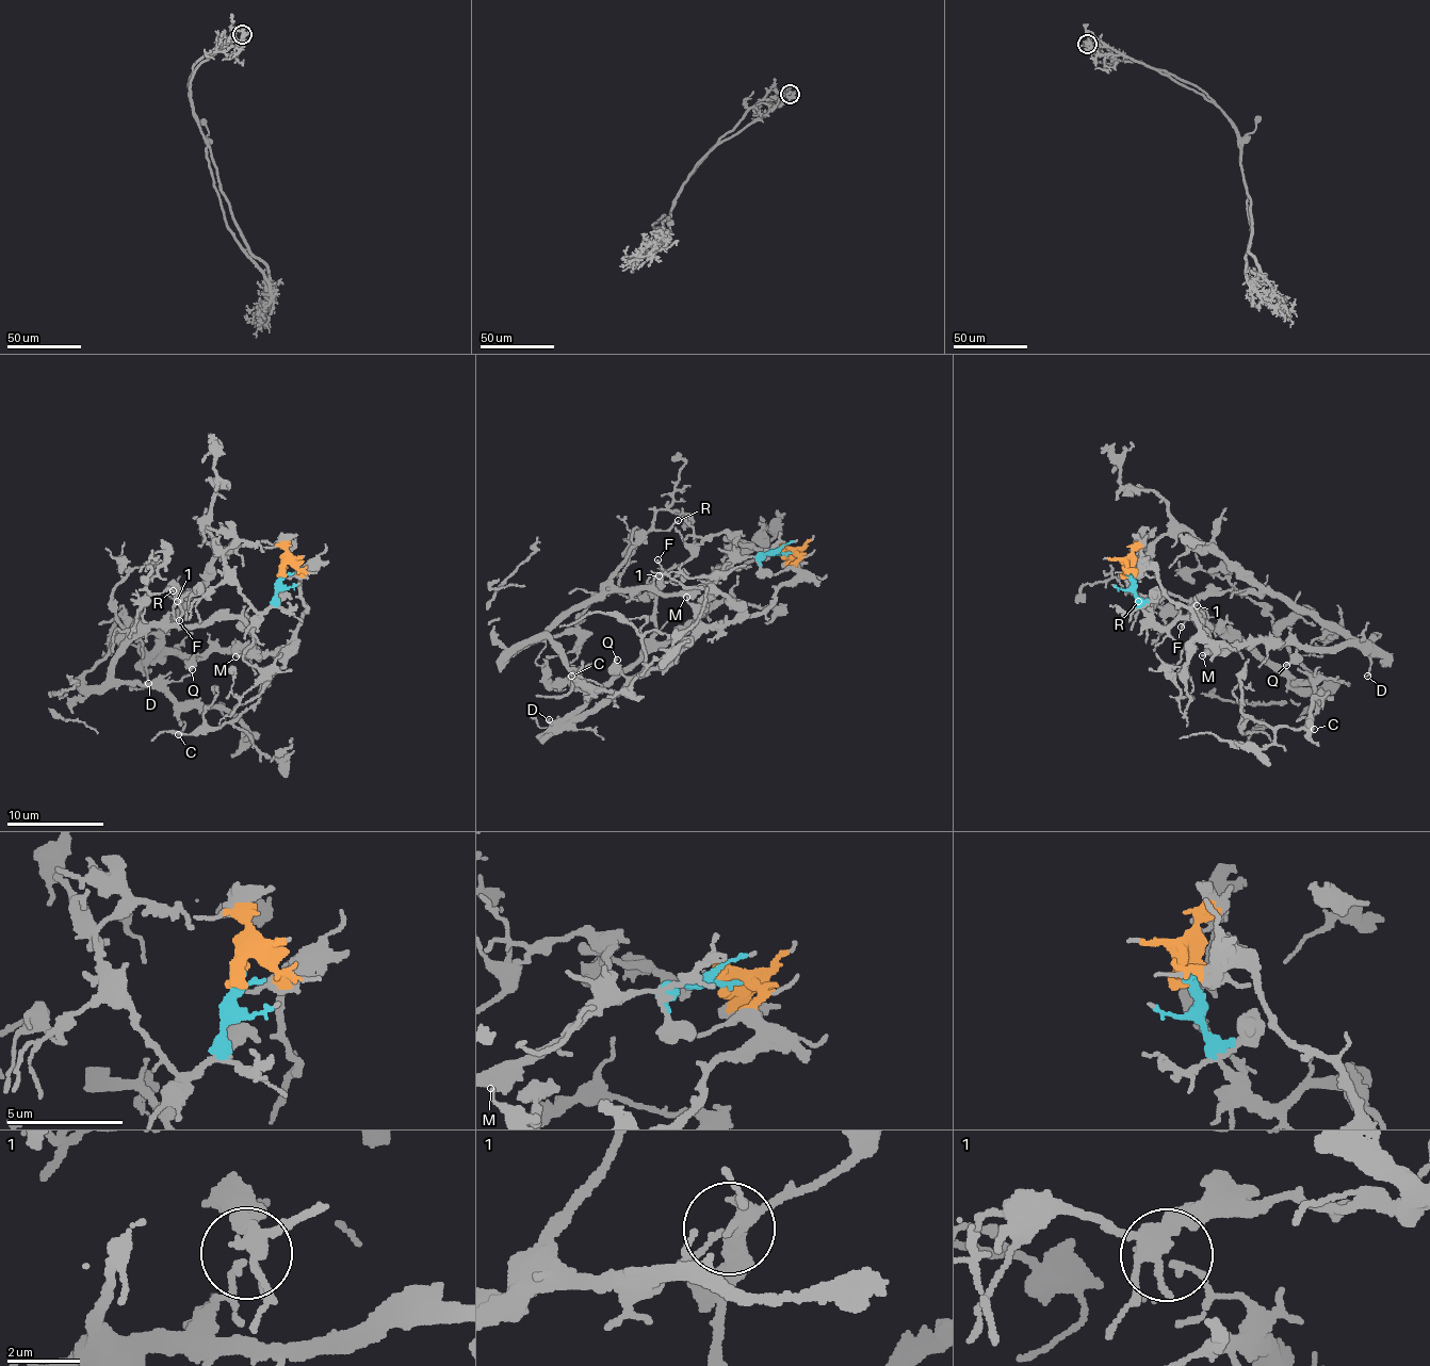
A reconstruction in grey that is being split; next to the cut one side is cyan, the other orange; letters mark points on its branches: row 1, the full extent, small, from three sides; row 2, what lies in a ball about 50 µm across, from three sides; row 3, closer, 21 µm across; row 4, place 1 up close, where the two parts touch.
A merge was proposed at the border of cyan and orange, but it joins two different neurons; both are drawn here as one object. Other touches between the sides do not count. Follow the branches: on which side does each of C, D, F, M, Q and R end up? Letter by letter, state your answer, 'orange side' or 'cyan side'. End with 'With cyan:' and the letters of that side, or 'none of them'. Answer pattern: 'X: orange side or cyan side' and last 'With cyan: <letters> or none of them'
C: cyan side
D: orange side
F: orange side
M: orange side
Q: orange side
R: cyan side
With cyan: C, R

